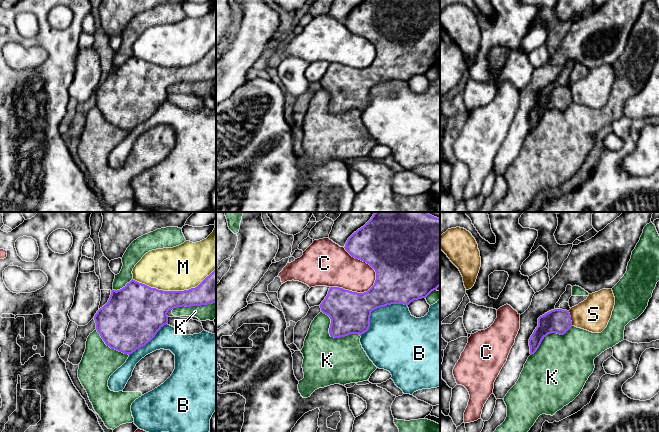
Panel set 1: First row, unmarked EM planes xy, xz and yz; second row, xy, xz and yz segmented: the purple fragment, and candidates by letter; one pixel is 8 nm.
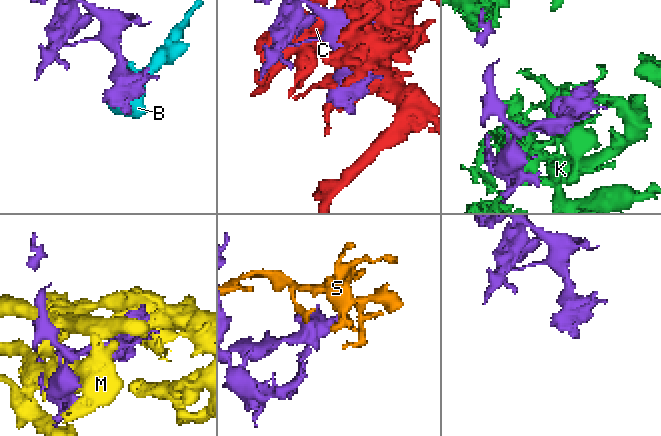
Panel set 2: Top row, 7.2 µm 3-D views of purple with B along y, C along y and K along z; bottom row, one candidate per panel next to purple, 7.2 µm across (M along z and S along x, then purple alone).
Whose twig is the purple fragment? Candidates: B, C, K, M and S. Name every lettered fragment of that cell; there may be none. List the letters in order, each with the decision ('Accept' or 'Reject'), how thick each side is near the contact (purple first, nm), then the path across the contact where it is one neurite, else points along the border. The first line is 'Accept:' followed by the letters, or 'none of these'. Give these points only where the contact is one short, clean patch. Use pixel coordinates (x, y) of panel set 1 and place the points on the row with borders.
Accept: K
B: Reject. Thickness 320 nm (purple) against 400 nm
C: Reject. Thickness 500 nm (purple) against 280 nm
K: Accept. Thickness 320 nm (purple) against 380 nm
M: Reject. Thickness 320 nm (purple) against 360 nm
S: Reject. Thickness 190 nm (purple) against 280 nm. Boundary: yz (568, 311), (572, 325)

